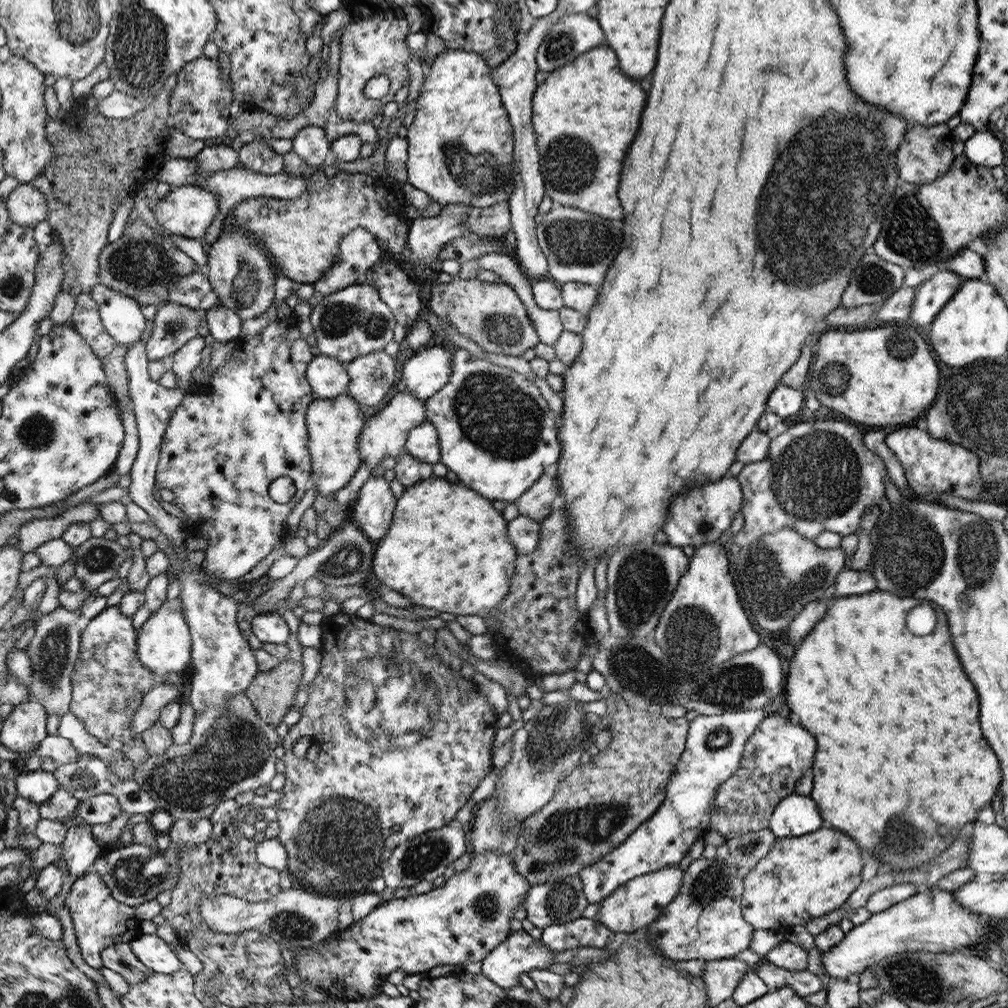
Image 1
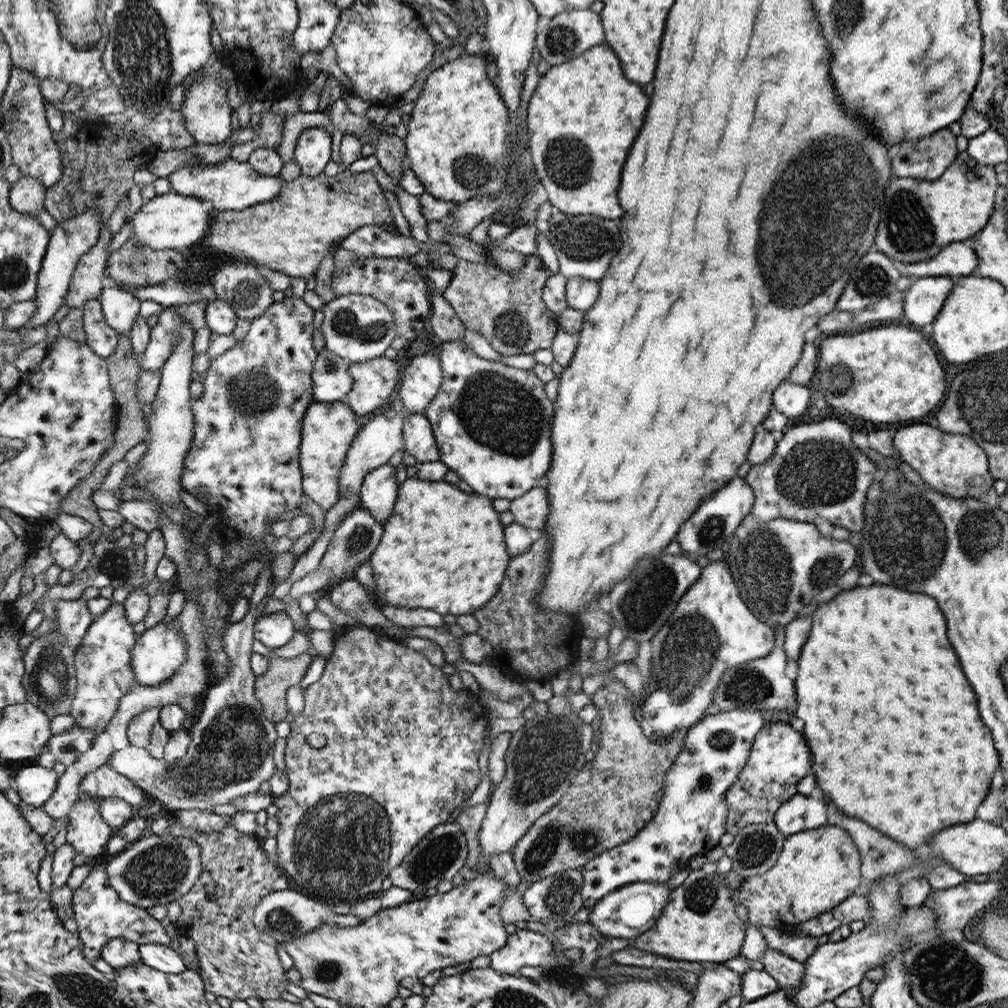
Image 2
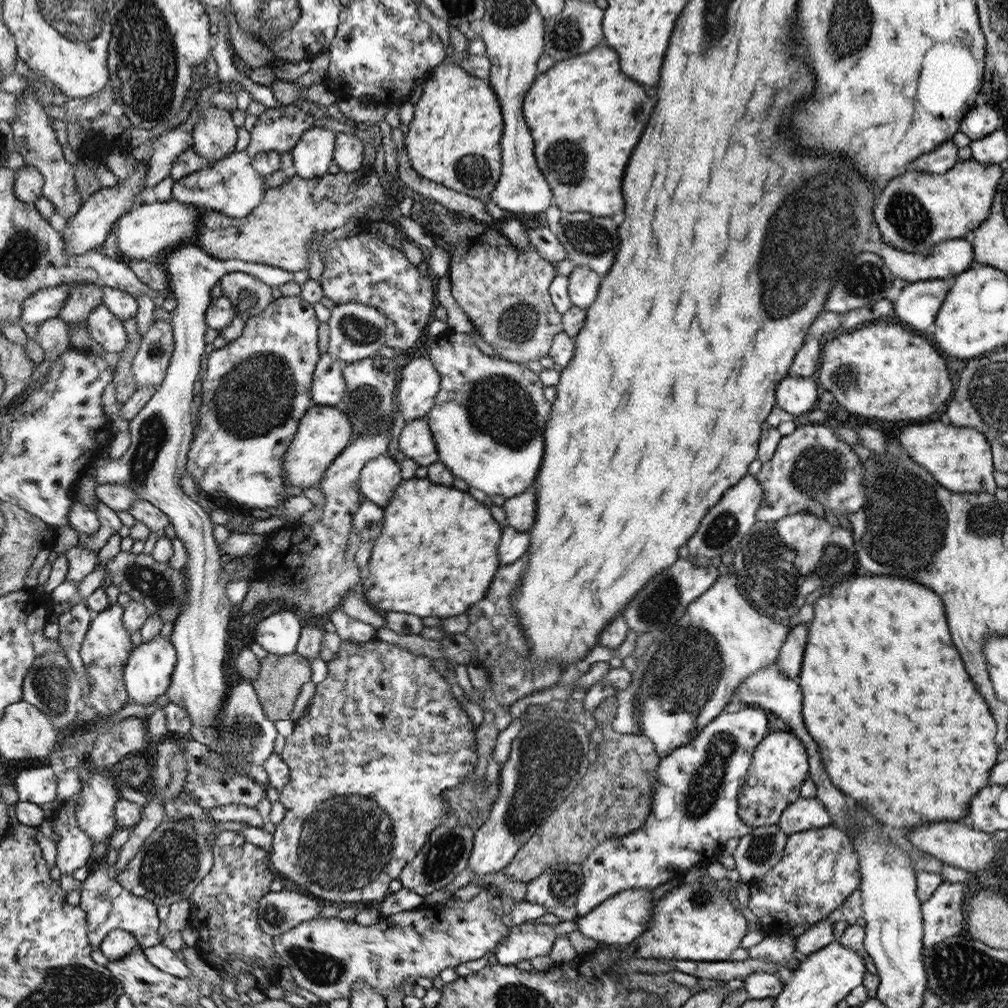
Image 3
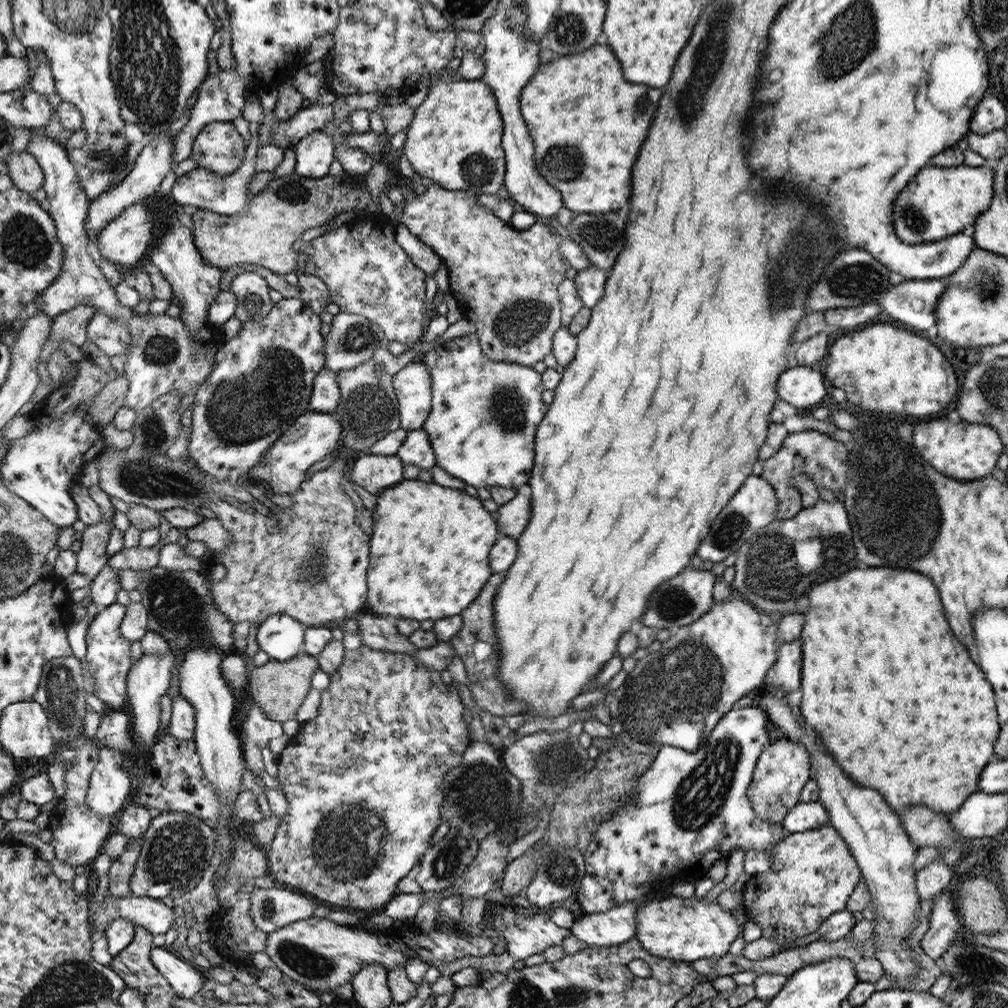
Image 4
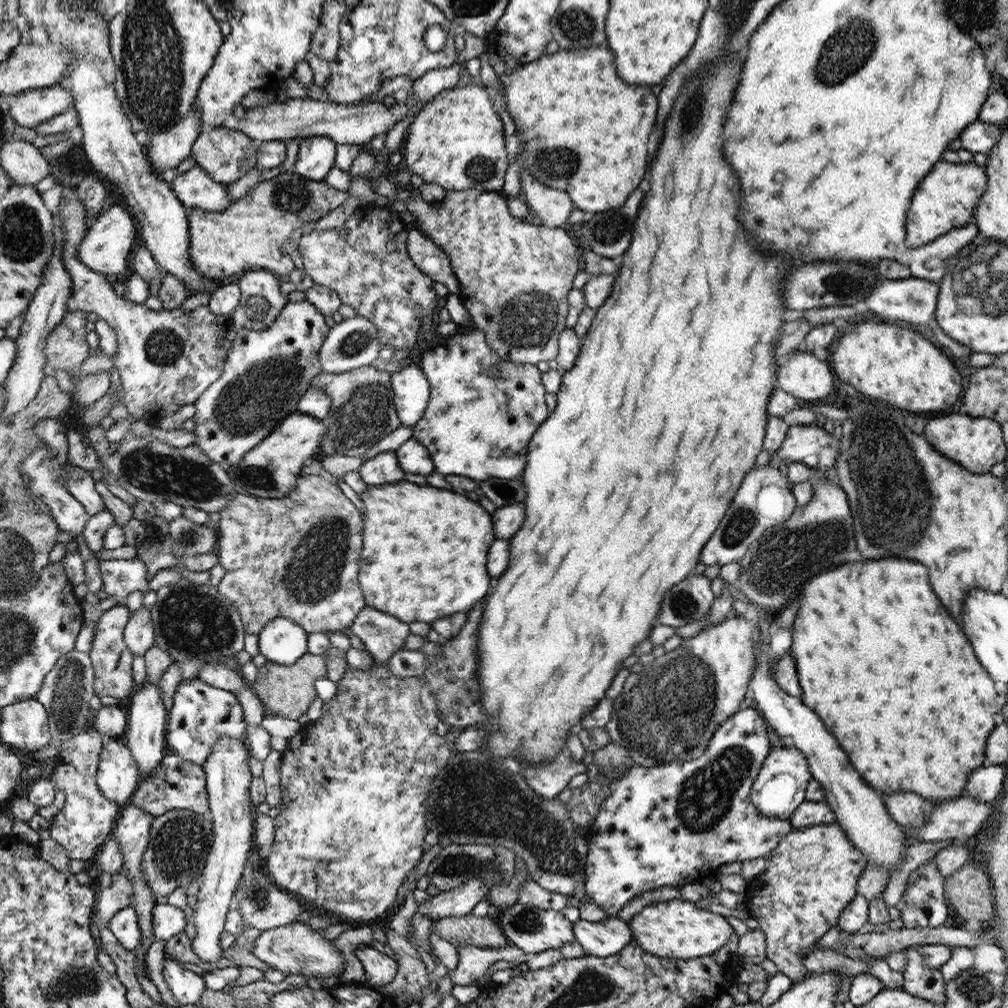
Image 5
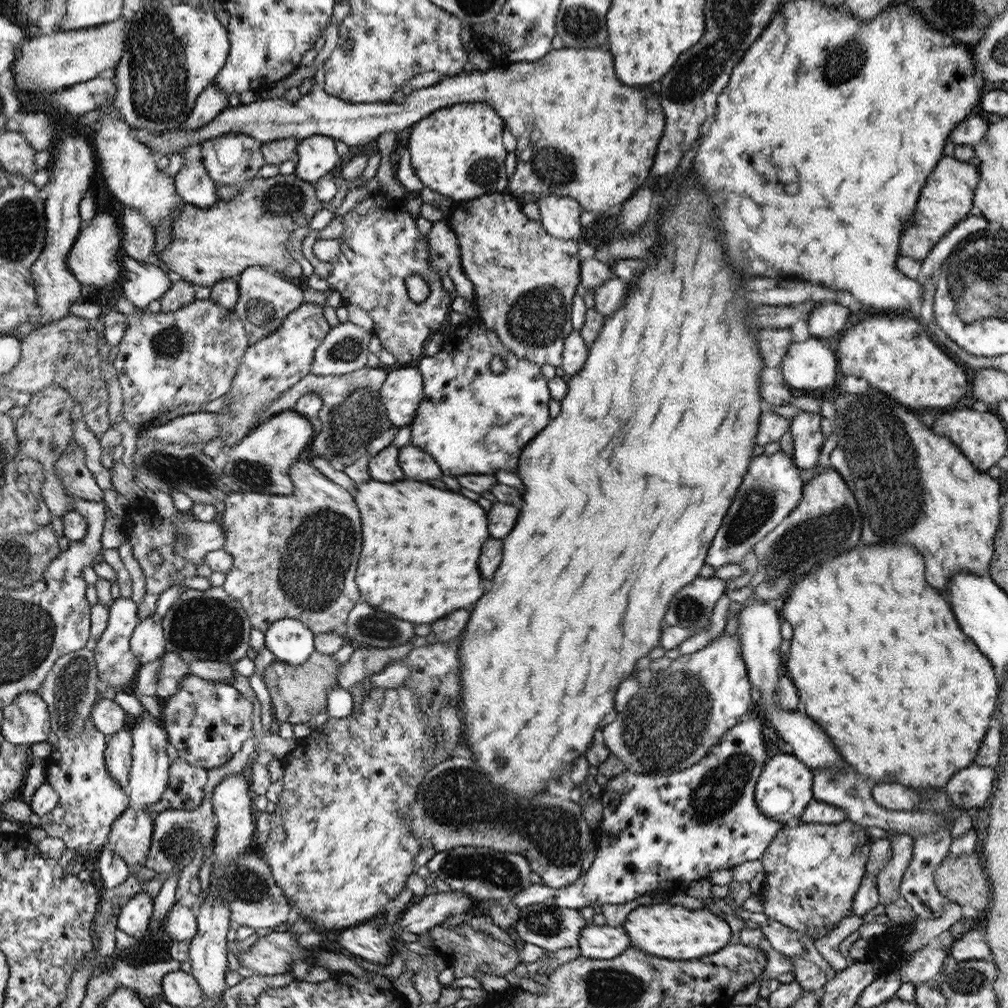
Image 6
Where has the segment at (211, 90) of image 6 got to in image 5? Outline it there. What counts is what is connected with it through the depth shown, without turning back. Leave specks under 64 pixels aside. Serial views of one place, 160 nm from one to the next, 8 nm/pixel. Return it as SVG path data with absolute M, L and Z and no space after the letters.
M190 111L178 124L153 133L147 155L155 172L161 176L168 169L176 169L180 162L191 156L192 145L203 131L199 114Z

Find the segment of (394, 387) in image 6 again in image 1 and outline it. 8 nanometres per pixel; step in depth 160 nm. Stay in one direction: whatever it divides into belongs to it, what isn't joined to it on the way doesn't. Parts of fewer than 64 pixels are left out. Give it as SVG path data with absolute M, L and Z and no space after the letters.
M448 344L425 347L404 363L400 374L415 397L428 400L449 381L451 360Z

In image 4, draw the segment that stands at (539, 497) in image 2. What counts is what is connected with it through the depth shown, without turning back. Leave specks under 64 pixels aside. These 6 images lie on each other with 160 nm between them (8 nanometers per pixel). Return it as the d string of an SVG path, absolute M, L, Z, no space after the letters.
M517 493L512 500L499 506L498 528L502 528L502 534L518 538L530 520L530 498Z

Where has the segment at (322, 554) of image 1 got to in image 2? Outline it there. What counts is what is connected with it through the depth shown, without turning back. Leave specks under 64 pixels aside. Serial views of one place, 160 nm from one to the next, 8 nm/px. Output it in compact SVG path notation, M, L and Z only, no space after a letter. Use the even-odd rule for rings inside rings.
M355 508L347 514L334 532L326 553L319 563L319 569L330 570L332 580L342 580L348 574L355 574L354 568L358 568L369 560L374 549L378 546L380 536L382 536L382 524L369 514L369 510ZM264 599L256 608L249 609L241 621L228 625L228 630L225 631L225 652L229 653L232 667L229 675L210 687L205 698L199 703L198 722L189 731L191 743L186 754L168 769L163 758L154 758L146 748L129 744L122 750L114 751L107 762L116 772L133 780L142 791L152 795L155 801L162 802L163 806L173 814L192 808L210 812L212 807L218 804L232 804L242 796L257 792L260 784L275 775L276 766L274 766L272 752L274 752L276 730L272 721L265 716L261 701L256 698L256 674L250 664L253 654L252 642L256 638L253 627L256 626L257 619L264 615L266 601L267 599Z

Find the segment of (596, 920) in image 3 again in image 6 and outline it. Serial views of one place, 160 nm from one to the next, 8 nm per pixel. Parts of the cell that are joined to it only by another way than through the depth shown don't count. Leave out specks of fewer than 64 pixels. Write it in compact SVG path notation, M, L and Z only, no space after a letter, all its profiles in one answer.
M591 923L580 938L581 955L586 958L608 960L620 956L630 946L623 926L598 926Z

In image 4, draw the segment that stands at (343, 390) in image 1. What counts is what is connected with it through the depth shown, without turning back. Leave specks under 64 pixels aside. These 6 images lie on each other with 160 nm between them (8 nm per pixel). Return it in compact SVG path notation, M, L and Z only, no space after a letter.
M323 368L313 380L313 392L309 398L310 412L330 413L341 402L341 389L337 383L337 373Z

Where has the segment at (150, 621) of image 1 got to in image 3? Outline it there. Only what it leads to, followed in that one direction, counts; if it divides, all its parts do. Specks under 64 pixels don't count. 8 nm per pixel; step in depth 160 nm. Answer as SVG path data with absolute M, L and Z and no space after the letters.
M170 622L163 625L158 636L148 642L141 642L138 648L134 648L129 657L125 666L124 680L126 688L129 689L131 702L146 706L152 704L164 692L169 691L170 678L173 678L174 666L177 666L177 650L172 648L173 641L169 639L169 636L173 633L173 626L174 624Z

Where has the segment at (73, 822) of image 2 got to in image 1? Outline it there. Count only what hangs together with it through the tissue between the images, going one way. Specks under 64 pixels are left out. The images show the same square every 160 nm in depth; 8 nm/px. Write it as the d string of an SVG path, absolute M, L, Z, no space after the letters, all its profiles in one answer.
M77 817L74 820L74 823L68 825L67 835L60 845L60 856L66 860L68 874L81 877L98 860L102 843L94 838L90 824L79 822Z

